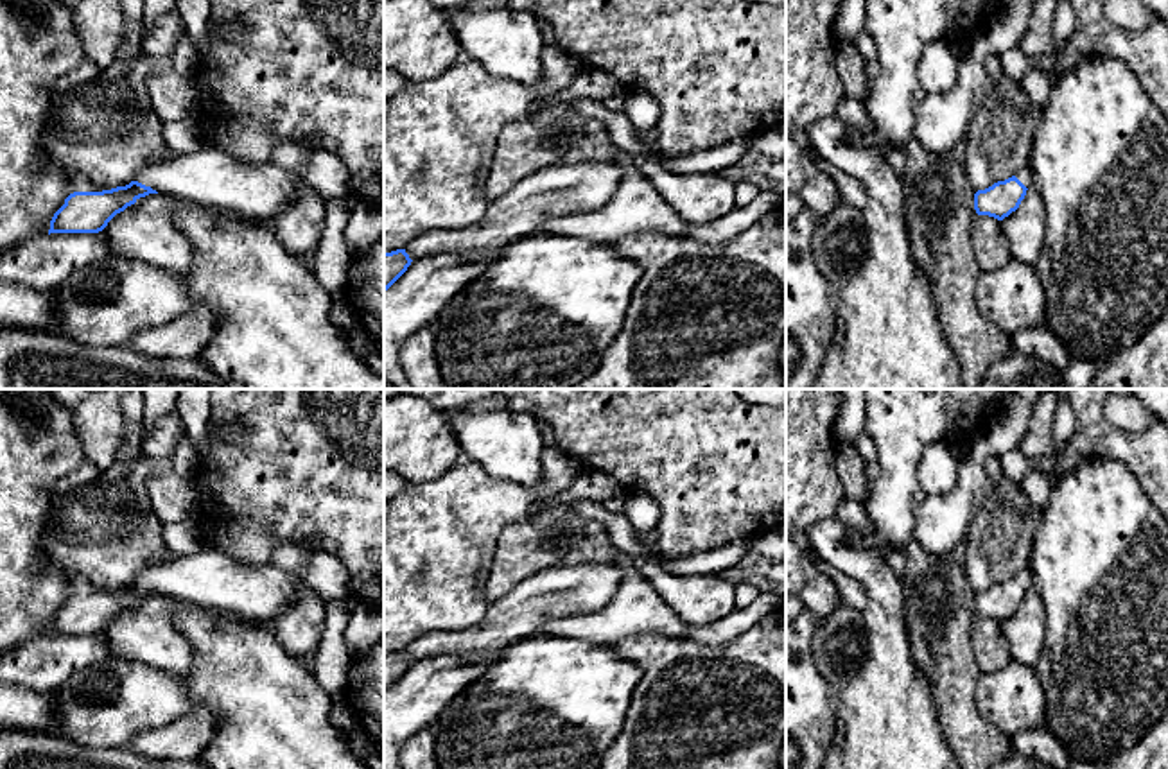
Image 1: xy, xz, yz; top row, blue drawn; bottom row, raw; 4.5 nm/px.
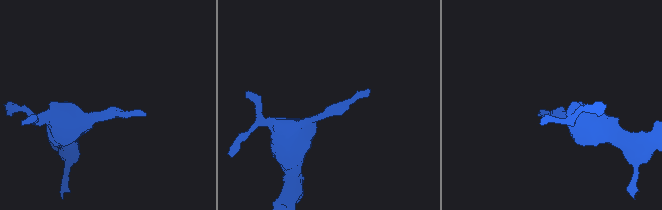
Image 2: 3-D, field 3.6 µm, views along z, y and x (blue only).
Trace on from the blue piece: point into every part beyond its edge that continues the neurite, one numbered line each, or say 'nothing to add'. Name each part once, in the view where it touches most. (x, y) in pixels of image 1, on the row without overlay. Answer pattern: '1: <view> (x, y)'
1: xy (209, 578)

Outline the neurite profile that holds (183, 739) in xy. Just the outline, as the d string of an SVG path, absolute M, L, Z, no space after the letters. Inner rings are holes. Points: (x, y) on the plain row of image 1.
M196 710L170 724L135 735L126 747L161 762L185 762L201 756L214 728L210 712Z

